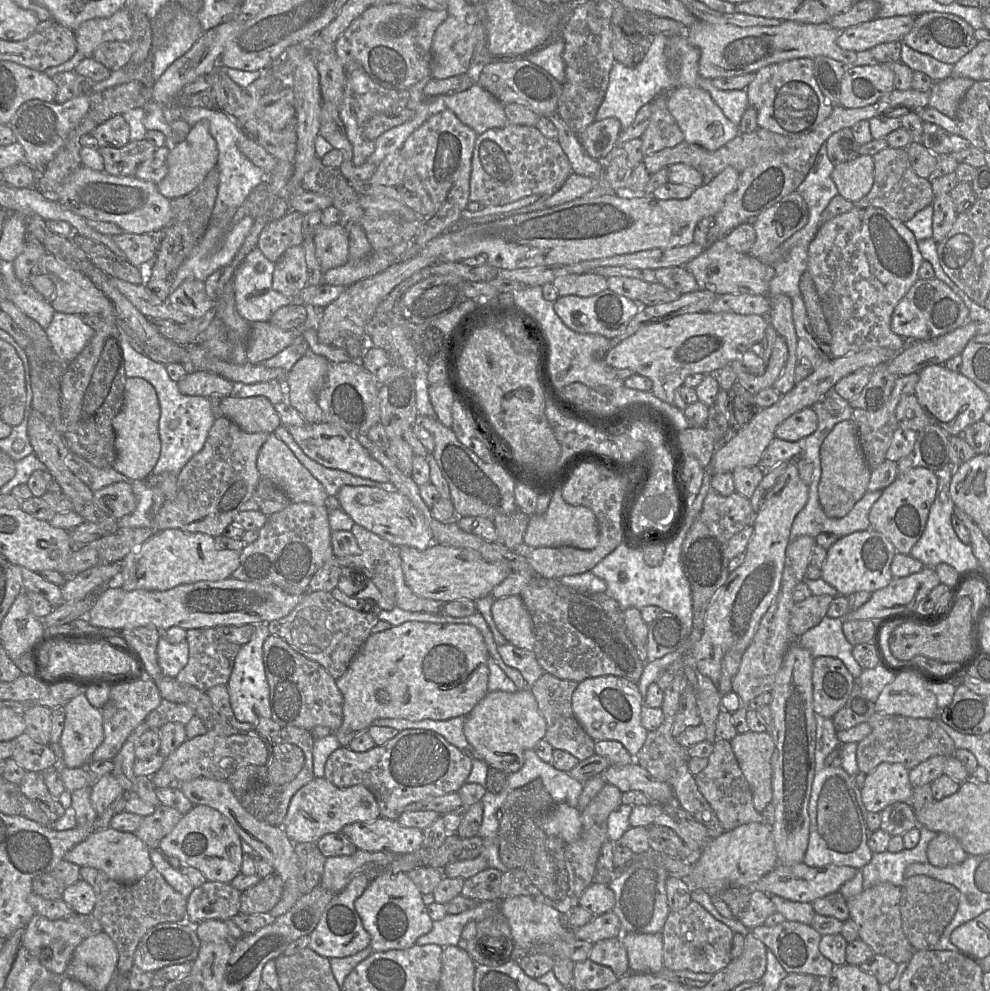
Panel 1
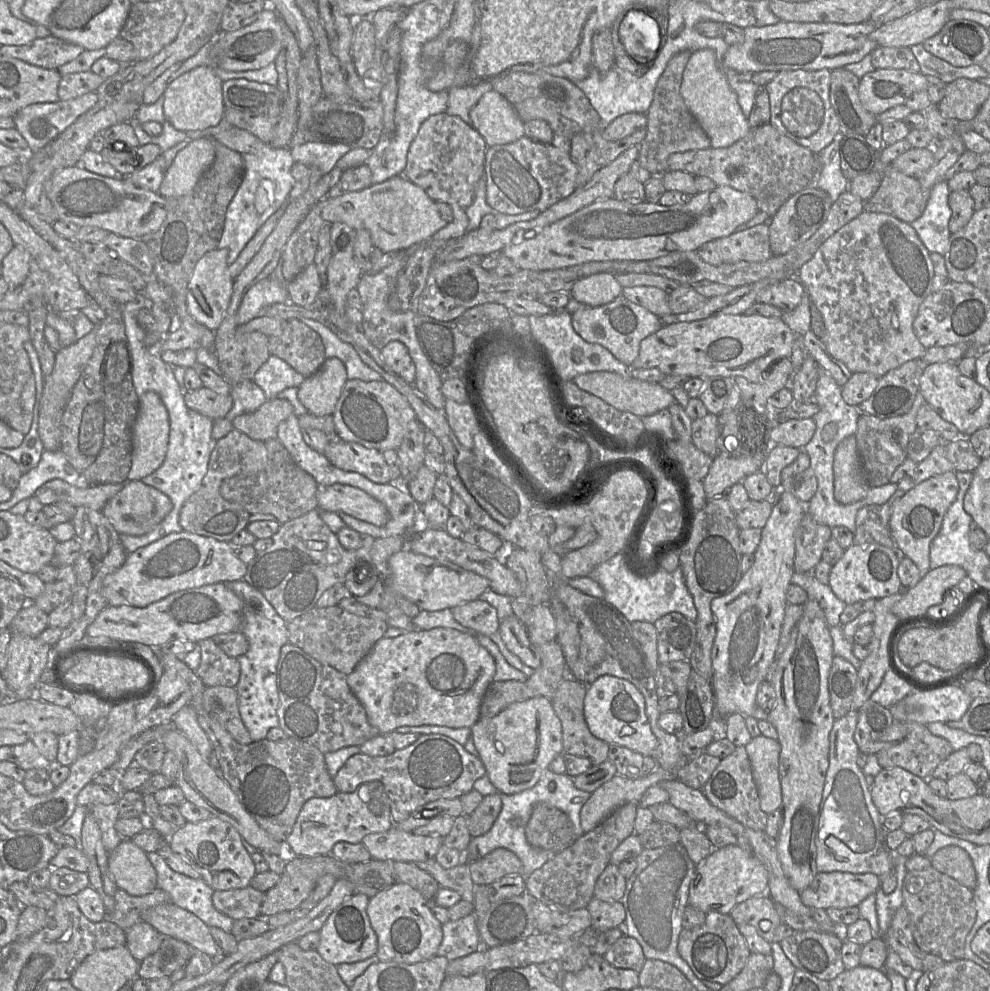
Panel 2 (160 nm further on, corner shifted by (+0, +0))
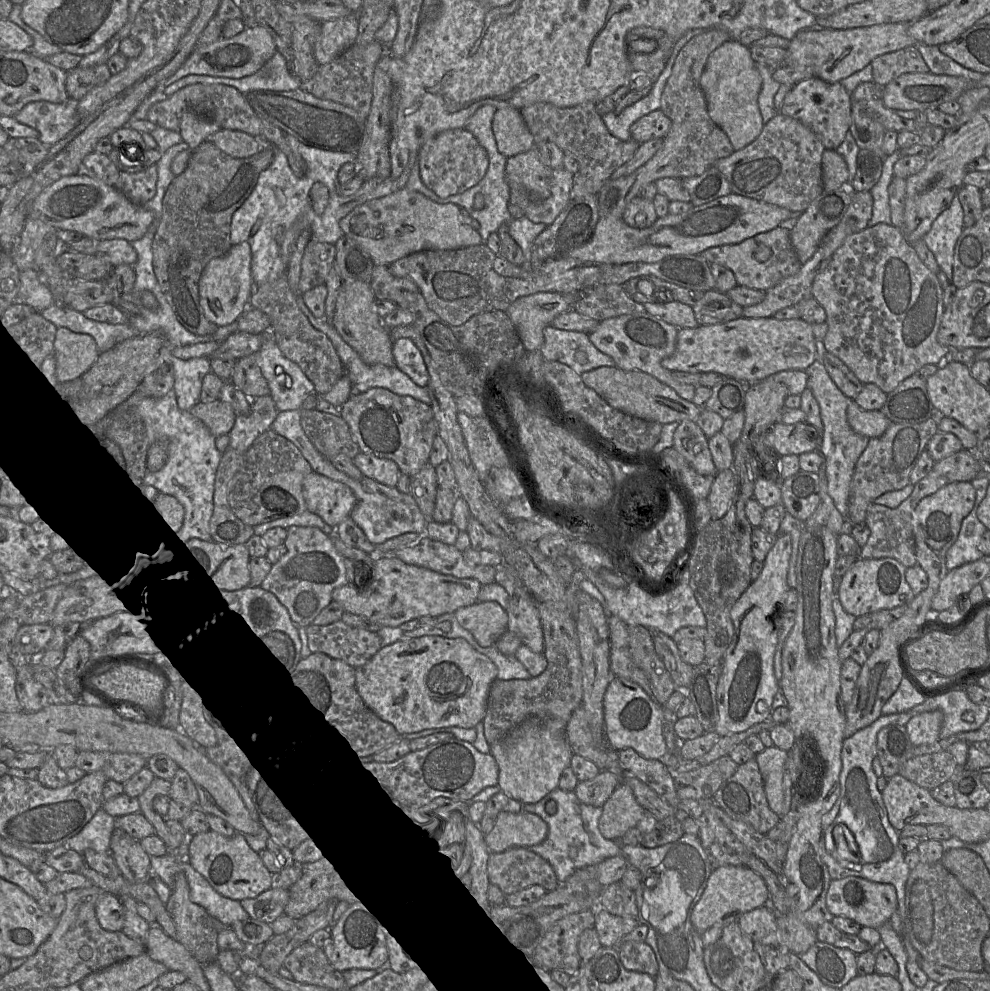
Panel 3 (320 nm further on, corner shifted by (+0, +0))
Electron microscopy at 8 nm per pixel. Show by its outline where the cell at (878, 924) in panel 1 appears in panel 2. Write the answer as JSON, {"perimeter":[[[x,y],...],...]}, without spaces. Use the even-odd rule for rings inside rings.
{"perimeter":[[[904,906],[895,912],[890,927],[882,939],[889,951],[898,954],[902,961],[914,970],[926,972],[945,963],[938,956],[924,952],[918,947],[912,935],[909,913]]]}

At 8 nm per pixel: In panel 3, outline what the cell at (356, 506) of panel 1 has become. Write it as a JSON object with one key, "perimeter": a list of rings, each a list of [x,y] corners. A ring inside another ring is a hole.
{"perimeter":[[[312,471],[302,483],[307,510],[336,528],[357,504],[352,489],[342,482]]]}

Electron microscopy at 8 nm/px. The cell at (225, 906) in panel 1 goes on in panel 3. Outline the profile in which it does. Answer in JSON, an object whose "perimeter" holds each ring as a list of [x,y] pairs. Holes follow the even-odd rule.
{"perimeter":[[[270,888],[255,898],[243,899],[239,902],[249,918],[270,924],[284,914],[288,901],[288,889]]]}

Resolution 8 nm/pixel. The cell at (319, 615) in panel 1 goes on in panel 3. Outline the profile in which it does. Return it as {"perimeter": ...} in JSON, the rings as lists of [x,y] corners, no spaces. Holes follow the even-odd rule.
{"perimeter":[[[341,619],[324,626],[310,624],[306,633],[311,652],[324,653],[354,668],[363,666],[382,647],[376,632],[352,627]]]}

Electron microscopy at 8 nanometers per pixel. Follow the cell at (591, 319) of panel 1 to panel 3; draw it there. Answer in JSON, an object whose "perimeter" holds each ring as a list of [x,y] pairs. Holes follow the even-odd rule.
{"perimeter":[[[644,311],[600,321],[595,331],[589,334],[589,339],[598,350],[613,358],[618,368],[650,374],[674,389],[681,398],[692,401],[696,386],[677,382],[671,371],[661,365],[662,360],[675,350],[678,330],[676,326]]]}

